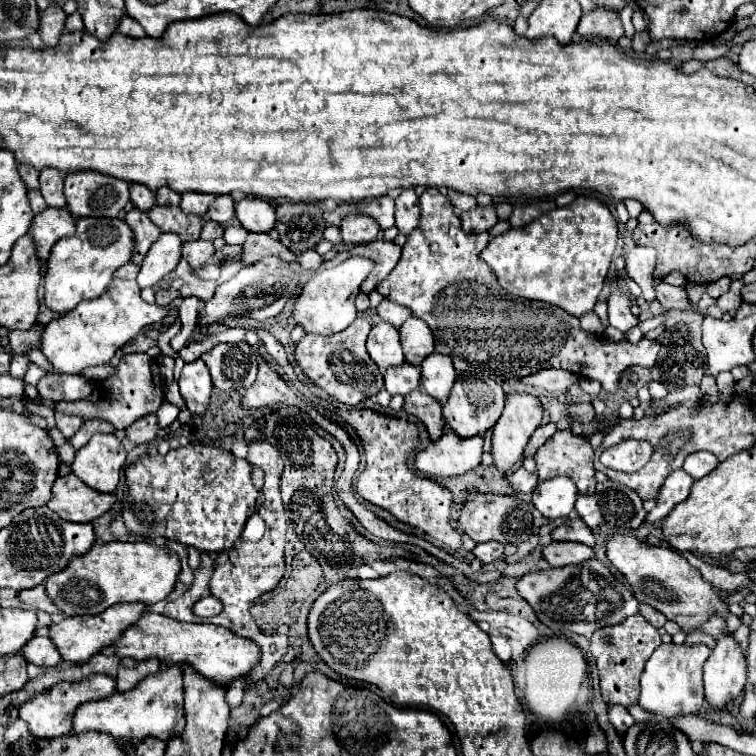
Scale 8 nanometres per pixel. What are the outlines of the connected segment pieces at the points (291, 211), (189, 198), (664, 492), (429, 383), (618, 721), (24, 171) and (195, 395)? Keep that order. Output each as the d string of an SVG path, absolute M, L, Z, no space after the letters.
M284 202L276 208L276 230L280 242L294 254L314 248L322 240L324 220L322 210L316 204Z
M184 192L184 194L182 194L180 208L182 208L186 214L204 216L214 200L216 200L216 196L206 196L206 194L202 194L202 192Z
M680 468L680 470L674 470L674 472L666 478L666 482L662 484L662 488L660 488L660 492L658 492L658 498L656 498L656 506L654 506L654 510L648 512L646 520L648 520L648 522L656 522L656 520L666 518L668 512L670 512L676 504L684 502L684 500L690 496L692 484L694 484L694 478L690 478L682 468Z
M432 352L420 364L420 372L422 372L420 382L422 382L424 392L428 392L438 402L444 402L448 398L448 394L450 394L452 384L456 382L456 372L454 372L450 356Z
M610 706L608 718L610 718L612 726L616 728L616 732L622 734L622 736L626 734L626 728L630 728L630 726L636 724L636 720L630 716L630 712L626 708L622 708L622 706Z
M20 164L20 176L26 184L26 188L38 188L38 170L30 164Z
M194 360L194 362L186 364L182 368L178 386L180 386L180 394L186 402L186 408L192 414L202 416L208 410L208 402L210 402L210 394L212 394L212 380L210 380L210 372L208 372L206 364L202 364L202 360Z

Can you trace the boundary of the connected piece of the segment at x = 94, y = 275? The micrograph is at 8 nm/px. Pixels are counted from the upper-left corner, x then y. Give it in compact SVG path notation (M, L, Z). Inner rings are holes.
M80 218L76 232L58 240L46 262L44 302L50 310L64 314L76 308L82 300L98 298L110 284L114 272L130 262L132 230L120 218Z

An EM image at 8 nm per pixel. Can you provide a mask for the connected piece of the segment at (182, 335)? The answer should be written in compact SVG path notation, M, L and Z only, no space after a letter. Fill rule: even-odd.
M184 298L180 310L180 320L182 320L182 330L170 340L170 346L180 352L180 344L188 344L194 328L196 328L196 320L198 320L198 298Z

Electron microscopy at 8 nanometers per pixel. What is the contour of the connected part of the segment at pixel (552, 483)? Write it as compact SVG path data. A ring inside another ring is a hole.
M566 476L540 482L532 492L532 502L542 516L550 520L566 518L574 510L578 490Z

